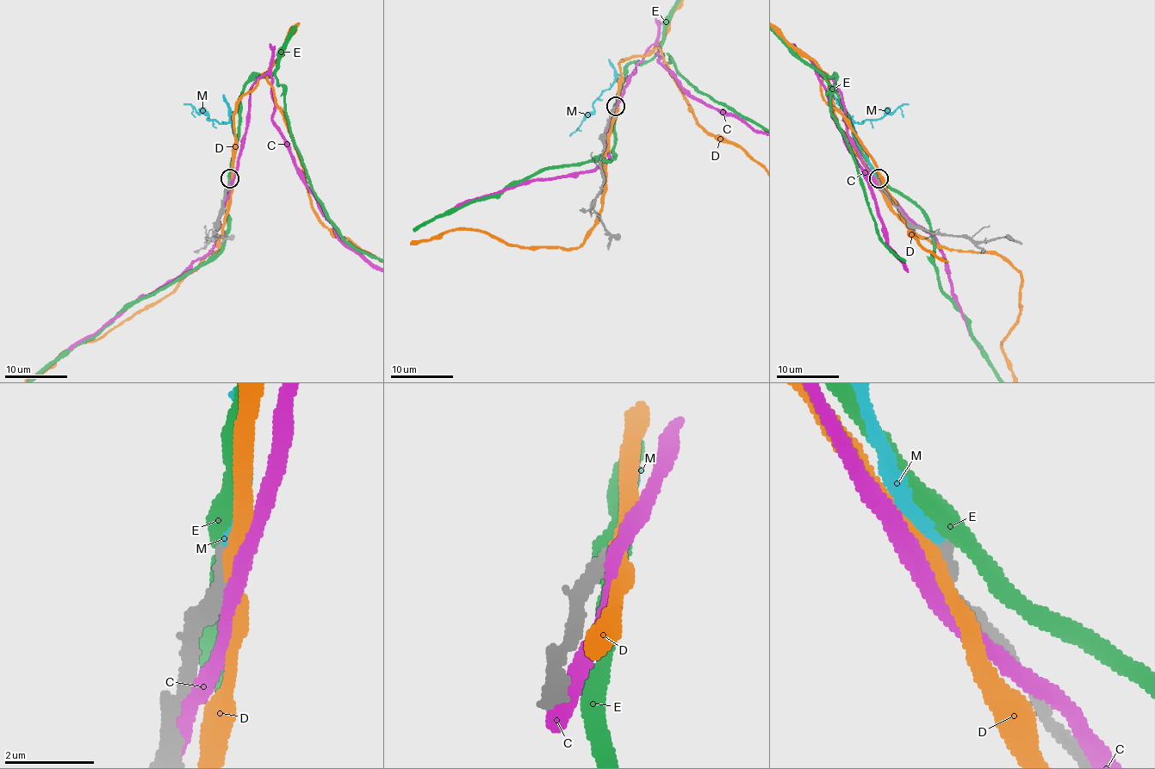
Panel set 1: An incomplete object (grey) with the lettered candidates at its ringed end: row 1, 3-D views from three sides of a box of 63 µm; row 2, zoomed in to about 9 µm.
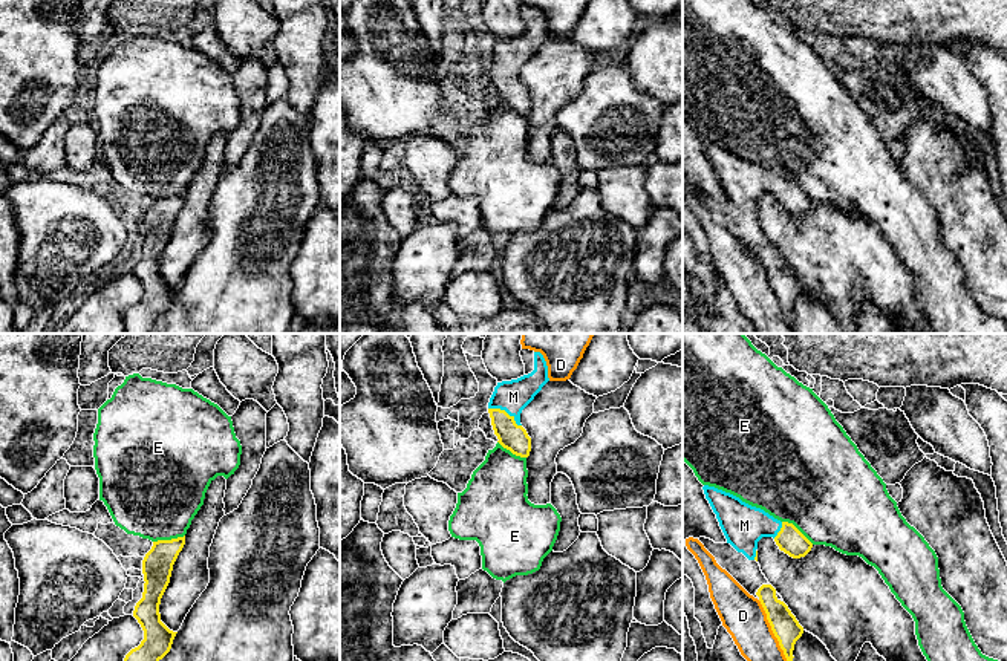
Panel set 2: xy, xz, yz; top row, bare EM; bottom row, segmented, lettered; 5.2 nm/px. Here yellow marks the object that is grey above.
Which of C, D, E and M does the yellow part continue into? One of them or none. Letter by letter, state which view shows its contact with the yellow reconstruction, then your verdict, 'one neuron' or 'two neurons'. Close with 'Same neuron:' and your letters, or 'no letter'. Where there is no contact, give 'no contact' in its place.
C: no contact | two neurons
D: yz | two neurons
E: xy | two neurons
M: xz | one neuron
Same neuron: M

